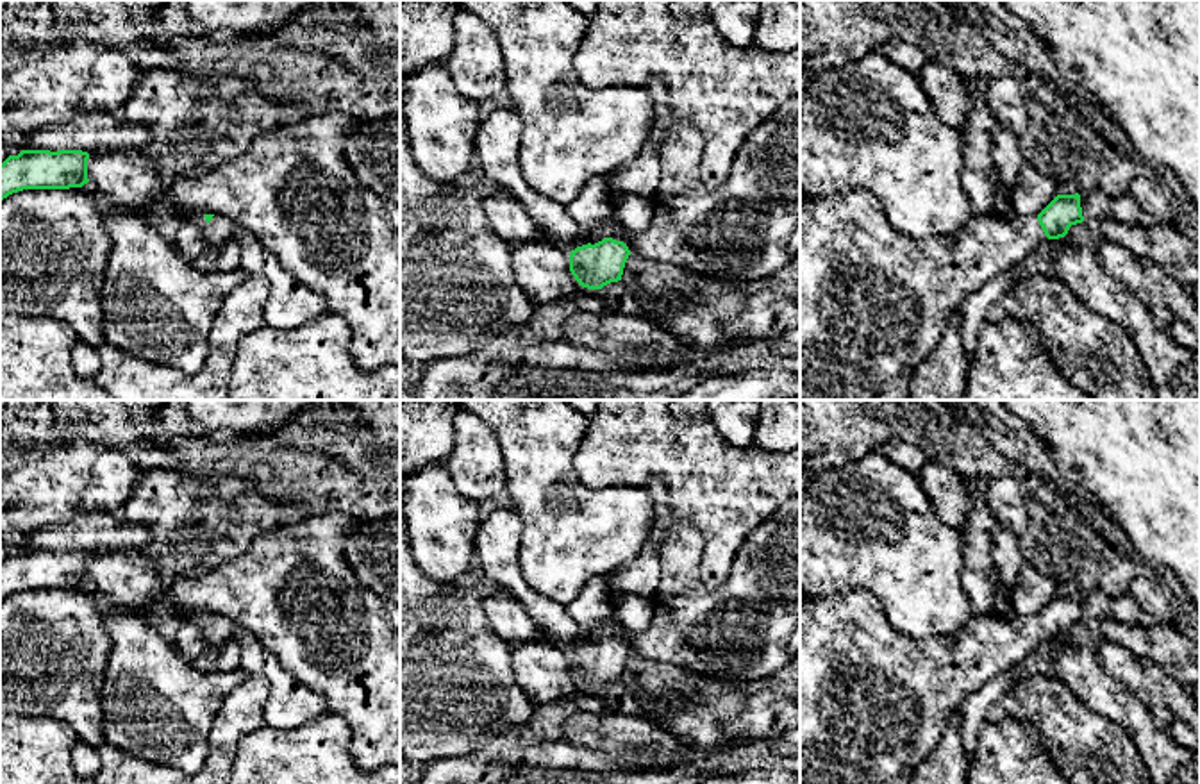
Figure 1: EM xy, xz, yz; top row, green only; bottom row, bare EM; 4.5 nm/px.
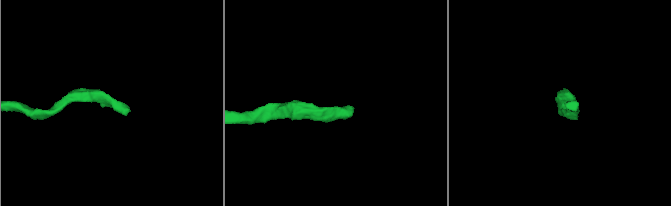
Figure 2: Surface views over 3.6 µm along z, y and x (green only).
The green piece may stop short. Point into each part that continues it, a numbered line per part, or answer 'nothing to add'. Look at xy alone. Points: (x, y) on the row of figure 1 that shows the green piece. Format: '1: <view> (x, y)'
1: xy (218, 231)

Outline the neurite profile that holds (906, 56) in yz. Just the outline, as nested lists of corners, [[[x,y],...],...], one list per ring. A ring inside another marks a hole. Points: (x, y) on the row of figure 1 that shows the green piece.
[[[902,39],[884,43],[879,52],[914,75],[929,63],[929,57],[918,46]]]

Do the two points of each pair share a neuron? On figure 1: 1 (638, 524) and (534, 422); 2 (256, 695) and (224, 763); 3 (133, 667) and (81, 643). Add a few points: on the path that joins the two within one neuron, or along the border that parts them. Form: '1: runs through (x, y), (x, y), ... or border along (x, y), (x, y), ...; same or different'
1: runs through (600, 518), (577, 495), (559, 495), (538, 459); same
2: runs through (241, 711), (225, 733), (224, 747); same
3: border along (100, 615), (111, 643), (102, 697); different

